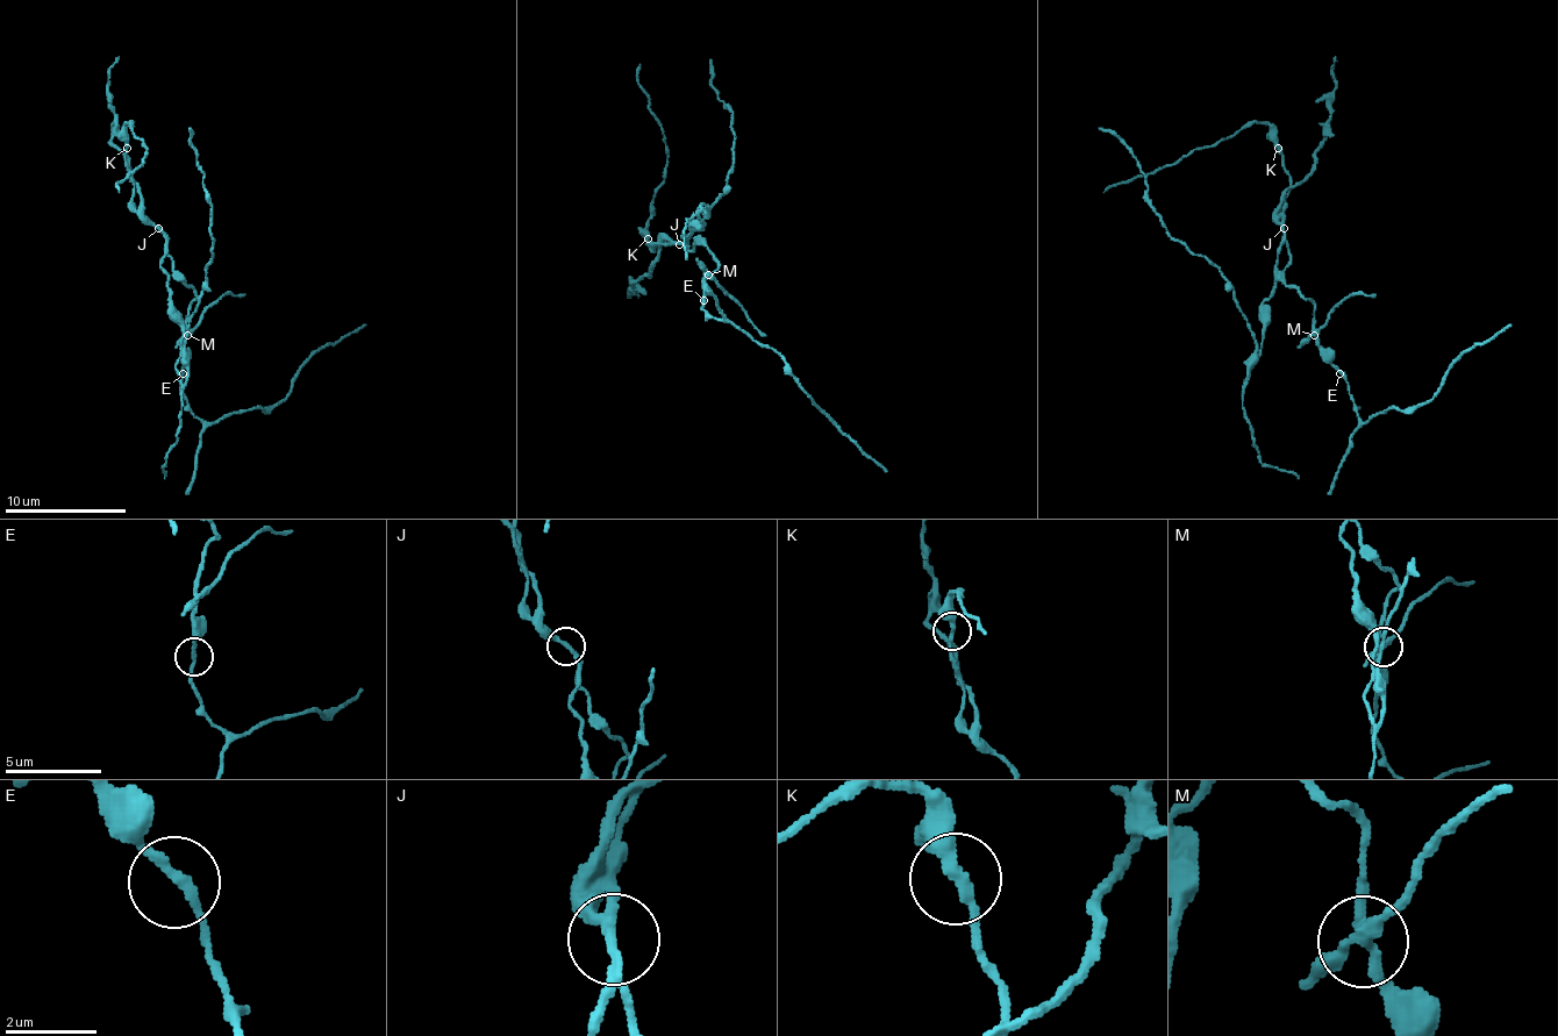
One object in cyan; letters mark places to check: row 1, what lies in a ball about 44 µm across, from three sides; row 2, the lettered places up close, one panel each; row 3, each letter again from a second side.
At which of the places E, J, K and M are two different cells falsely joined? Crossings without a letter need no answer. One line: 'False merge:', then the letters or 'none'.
False merge: J, M

